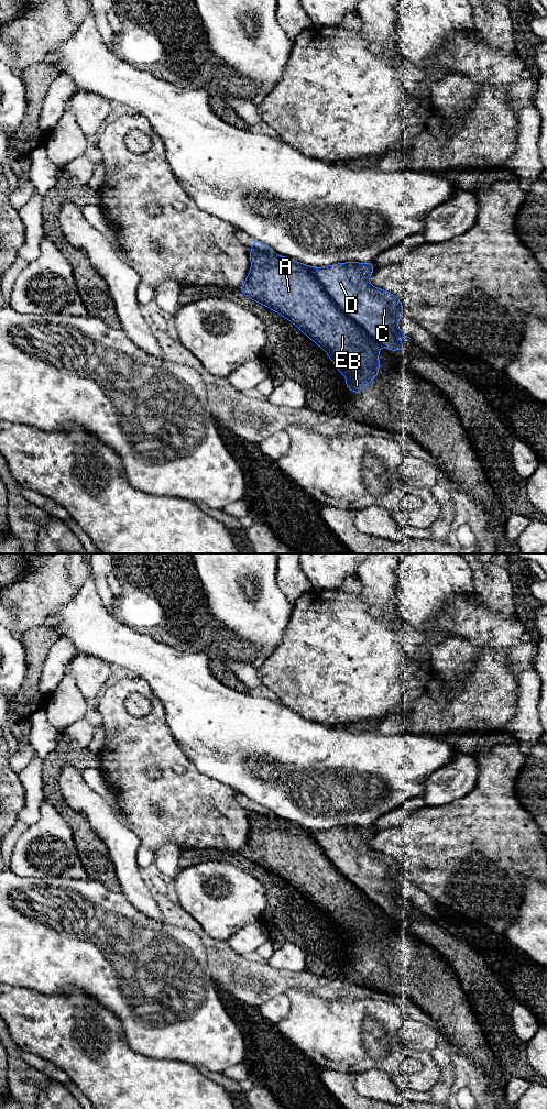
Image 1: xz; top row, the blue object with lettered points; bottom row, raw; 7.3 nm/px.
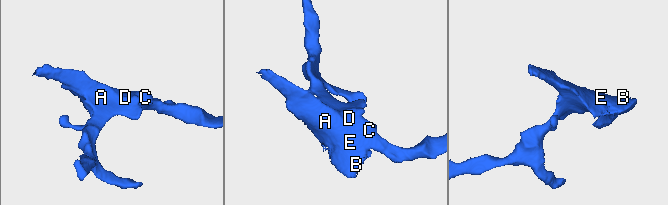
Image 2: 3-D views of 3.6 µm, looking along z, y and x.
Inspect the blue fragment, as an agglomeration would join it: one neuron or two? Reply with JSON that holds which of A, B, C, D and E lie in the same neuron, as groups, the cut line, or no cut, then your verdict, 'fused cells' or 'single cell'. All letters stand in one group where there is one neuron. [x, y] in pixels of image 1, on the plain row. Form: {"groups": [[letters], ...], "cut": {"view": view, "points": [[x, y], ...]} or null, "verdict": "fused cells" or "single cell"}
{"groups": [["A", "B", "E"], ["C", "D"]], "cut": {"view": "xz", "points": [[303, 827], [310, 832], [331, 864], [381, 907]]}, "verdict": "fused cells"}

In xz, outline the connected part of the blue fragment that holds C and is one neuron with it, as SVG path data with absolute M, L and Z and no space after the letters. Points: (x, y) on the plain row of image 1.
M348 825L308 831L340 874L371 900L387 913L405 912L398 901L409 900L397 888L403 879L403 869L393 857L369 846L374 835L373 826Z

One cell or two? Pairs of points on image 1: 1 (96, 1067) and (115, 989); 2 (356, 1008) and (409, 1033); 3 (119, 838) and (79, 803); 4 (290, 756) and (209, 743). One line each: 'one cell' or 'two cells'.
1: two cells
2: two cells
3: one cell
4: one cell

